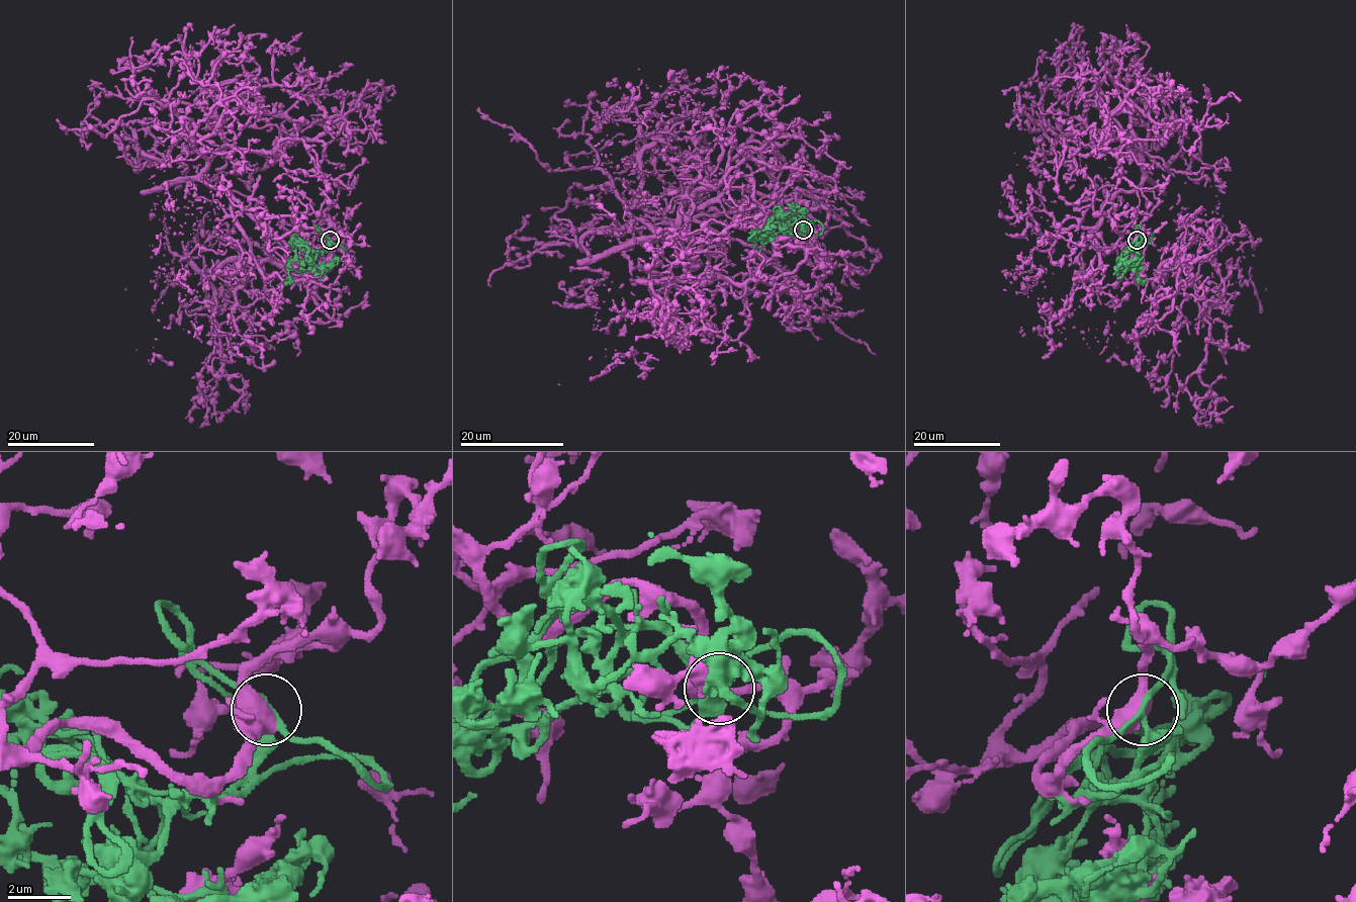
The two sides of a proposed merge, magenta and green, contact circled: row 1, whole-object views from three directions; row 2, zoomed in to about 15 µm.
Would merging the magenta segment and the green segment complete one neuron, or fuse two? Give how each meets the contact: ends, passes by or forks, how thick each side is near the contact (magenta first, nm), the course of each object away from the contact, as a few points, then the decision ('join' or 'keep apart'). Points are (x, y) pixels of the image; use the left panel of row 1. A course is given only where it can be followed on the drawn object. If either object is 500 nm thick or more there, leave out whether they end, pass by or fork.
calibres 500 and 180 nm; course magenta (331, 239), (289, 249), (203, 179), (185, 131), (208, 151), (168, 167), (159, 267), (193, 292), (255, 278); course green (331, 239), (330, 246), (313, 259), (306, 259), (303, 264), (298, 260), (292, 261), (289, 277); keep apart

